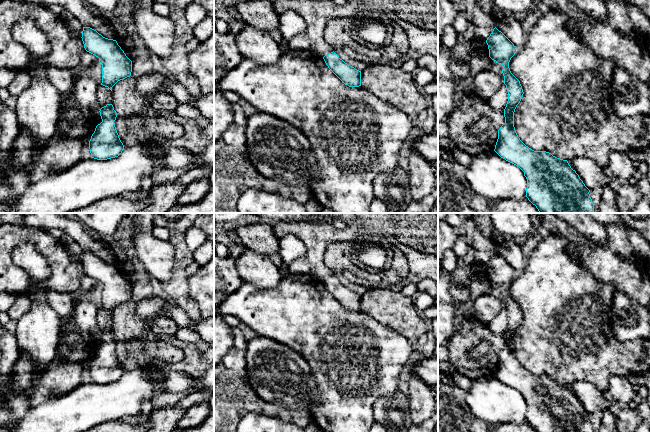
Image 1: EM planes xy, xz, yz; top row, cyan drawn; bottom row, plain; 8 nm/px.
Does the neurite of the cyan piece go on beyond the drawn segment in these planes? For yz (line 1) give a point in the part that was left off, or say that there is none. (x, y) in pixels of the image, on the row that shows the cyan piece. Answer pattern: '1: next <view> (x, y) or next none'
1: next none

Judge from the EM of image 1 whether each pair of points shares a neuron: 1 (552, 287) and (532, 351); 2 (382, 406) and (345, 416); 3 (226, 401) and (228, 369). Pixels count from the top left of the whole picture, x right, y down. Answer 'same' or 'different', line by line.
1: same
2: different
3: same

